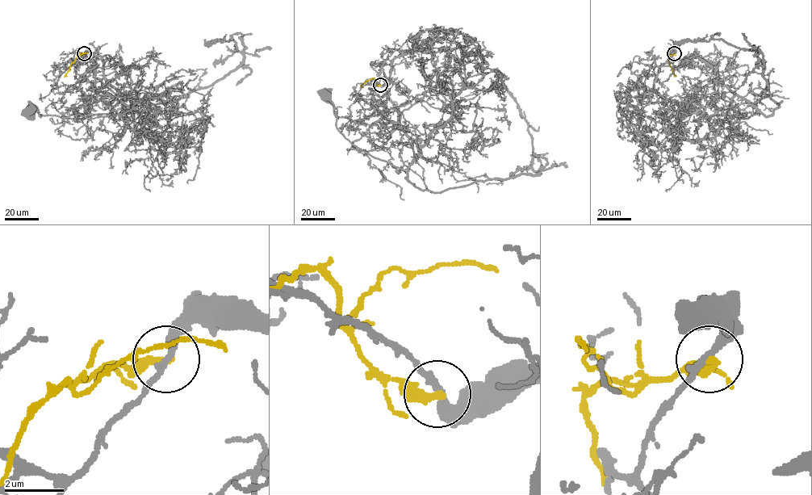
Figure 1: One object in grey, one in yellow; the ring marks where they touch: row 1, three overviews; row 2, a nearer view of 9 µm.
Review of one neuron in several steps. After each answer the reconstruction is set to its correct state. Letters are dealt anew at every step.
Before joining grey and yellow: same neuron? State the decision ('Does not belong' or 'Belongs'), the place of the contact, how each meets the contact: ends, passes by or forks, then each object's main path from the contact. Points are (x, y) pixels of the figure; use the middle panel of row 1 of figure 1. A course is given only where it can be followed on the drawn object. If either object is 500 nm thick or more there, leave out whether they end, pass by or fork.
Does not belong. Place: (380, 85). At the ring grey passes by. At the ring yellow ends. Course of grey: (380, 85), (390, 81), (387, 97), (418, 148), (405, 169), (353, 145), (324, 93). Course of yellow: (380, 85), (373, 78), (361, 85), (362, 86)

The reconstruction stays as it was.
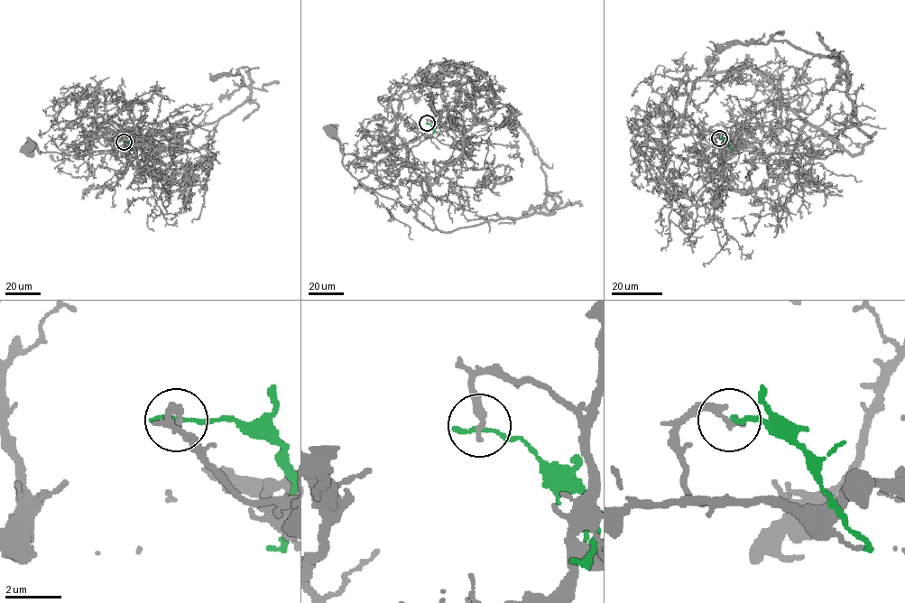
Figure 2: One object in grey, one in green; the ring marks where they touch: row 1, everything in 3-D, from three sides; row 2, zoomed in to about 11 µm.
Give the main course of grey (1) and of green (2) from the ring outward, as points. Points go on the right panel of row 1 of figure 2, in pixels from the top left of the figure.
1: (719, 138), (716, 146), (734, 144), (752, 115), (779, 99), (841, 151), (825, 158), (727, 146)
2: (719, 138), (726, 142), (732, 151)

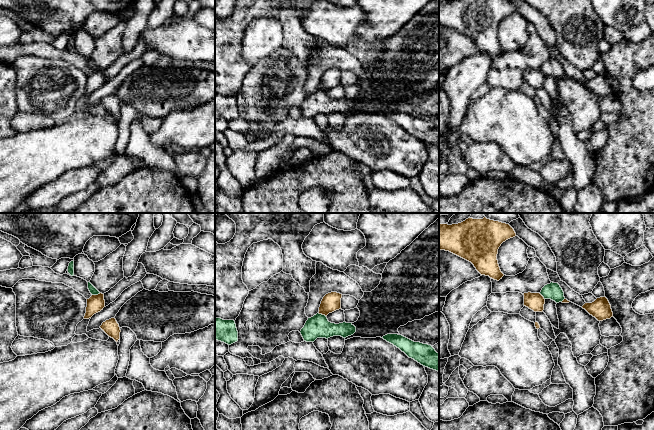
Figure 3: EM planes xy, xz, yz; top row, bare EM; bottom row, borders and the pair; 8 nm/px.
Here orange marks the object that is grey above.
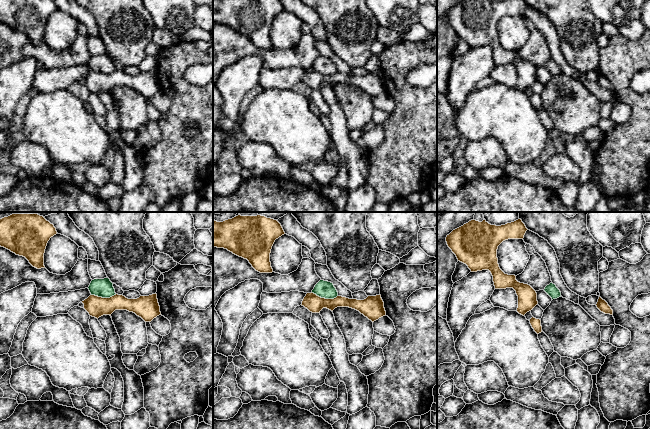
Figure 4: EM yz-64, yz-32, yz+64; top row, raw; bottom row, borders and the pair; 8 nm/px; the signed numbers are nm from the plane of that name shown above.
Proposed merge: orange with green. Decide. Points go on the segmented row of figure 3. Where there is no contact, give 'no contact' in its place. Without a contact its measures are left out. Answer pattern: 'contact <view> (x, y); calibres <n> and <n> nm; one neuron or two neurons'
contact xy (96, 295); calibres 140 and 60 nm; two neurons

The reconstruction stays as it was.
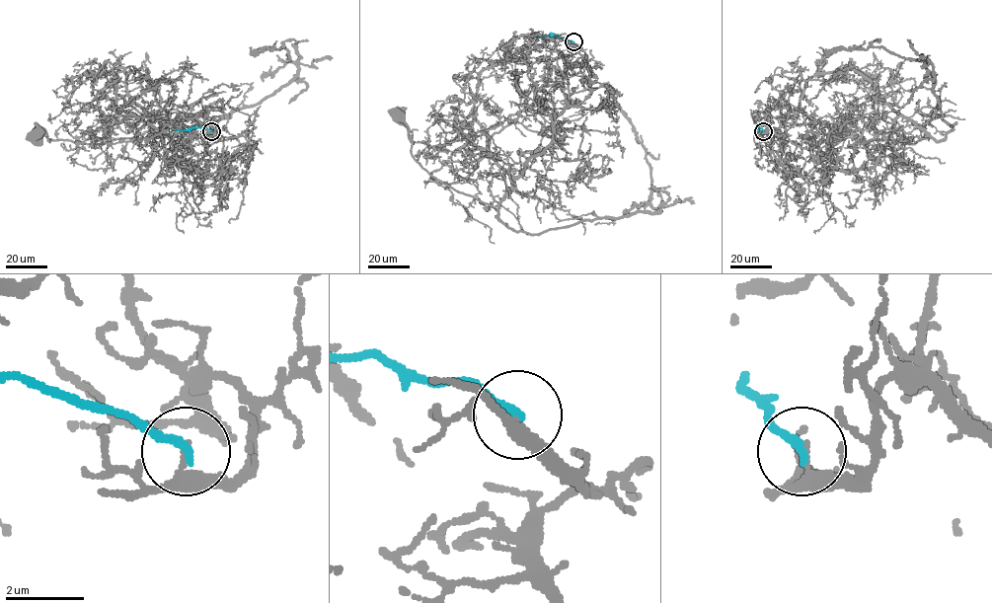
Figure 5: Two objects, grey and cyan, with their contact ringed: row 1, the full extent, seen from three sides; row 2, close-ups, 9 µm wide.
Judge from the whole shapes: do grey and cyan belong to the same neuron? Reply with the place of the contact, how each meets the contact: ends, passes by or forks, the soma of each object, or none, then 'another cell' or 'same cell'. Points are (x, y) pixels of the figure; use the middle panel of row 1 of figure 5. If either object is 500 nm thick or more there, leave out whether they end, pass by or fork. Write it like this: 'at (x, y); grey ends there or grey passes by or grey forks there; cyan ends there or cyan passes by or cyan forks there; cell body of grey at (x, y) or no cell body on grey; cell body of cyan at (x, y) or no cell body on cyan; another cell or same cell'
at (573, 41); grey passes by; cyan ends there; cell body of grey at (397, 113); no cell body on cyan; another cell

